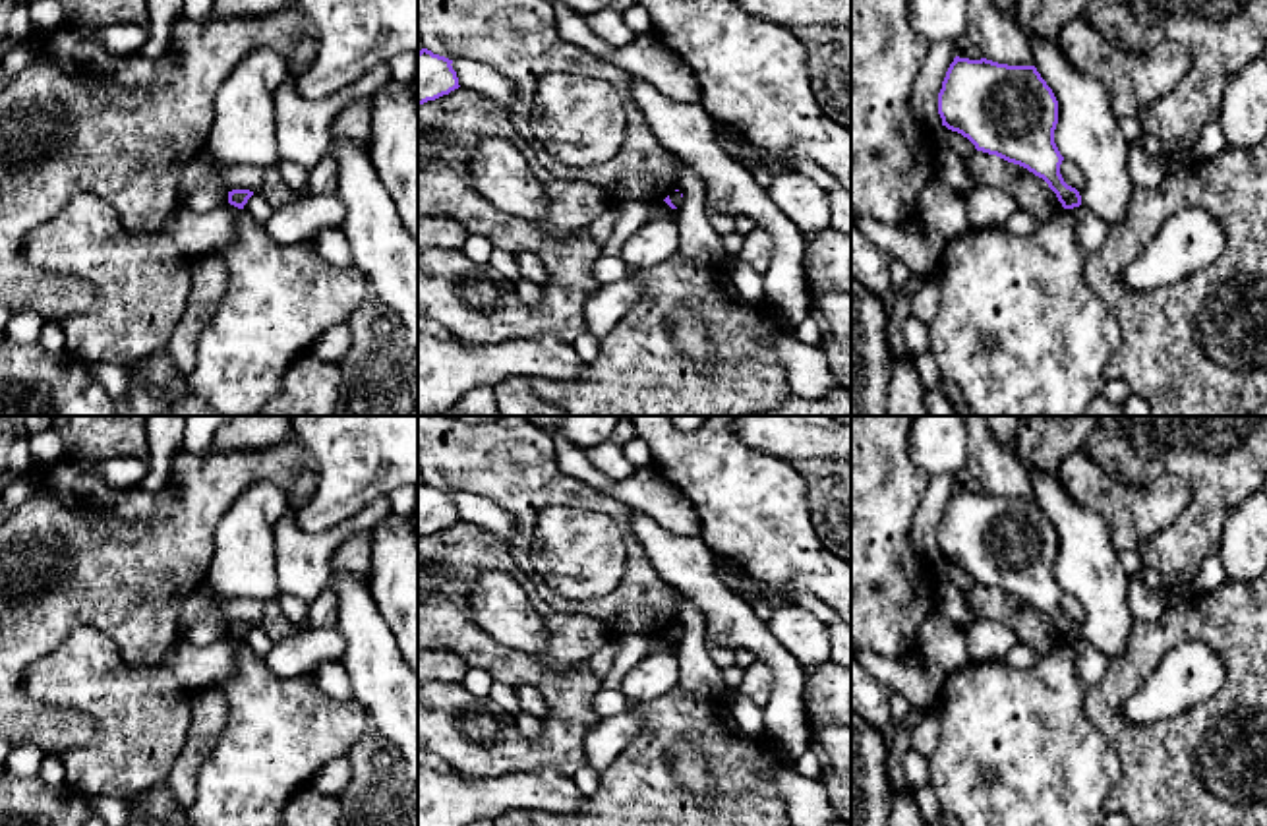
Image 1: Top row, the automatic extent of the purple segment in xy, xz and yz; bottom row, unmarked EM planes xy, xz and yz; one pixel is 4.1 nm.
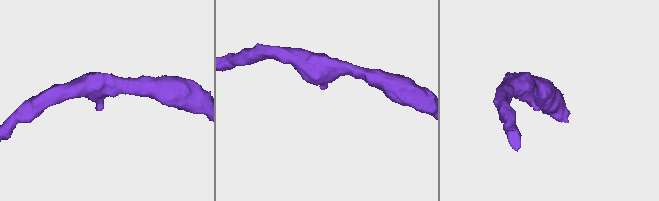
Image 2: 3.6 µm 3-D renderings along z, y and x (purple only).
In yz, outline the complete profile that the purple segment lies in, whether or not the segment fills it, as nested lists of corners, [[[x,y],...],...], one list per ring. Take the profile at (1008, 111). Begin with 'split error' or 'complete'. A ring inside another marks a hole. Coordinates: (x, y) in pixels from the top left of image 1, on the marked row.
complete; [[[956,56],[938,93],[942,126],[967,137],[977,151],[996,155],[1043,178],[1064,209],[1081,205],[1081,195],[1060,174],[1064,157],[1054,143],[1058,101],[1035,66],[1008,66],[987,58]]]

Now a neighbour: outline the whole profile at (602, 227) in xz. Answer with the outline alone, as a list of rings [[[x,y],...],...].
[[[613,201],[600,217],[592,221],[588,226],[594,242],[600,246],[600,250],[605,246],[607,238],[611,236],[617,217],[619,217],[621,201]]]

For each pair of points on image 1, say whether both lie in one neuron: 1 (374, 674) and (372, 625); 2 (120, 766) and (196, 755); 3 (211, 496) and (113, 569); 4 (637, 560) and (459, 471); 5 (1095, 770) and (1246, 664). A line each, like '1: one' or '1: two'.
1: one
2: two
3: one
4: one
5: two

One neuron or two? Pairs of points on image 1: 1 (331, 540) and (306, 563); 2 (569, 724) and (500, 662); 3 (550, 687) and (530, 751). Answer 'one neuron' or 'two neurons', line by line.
1: one neuron
2: two neurons
3: one neuron

